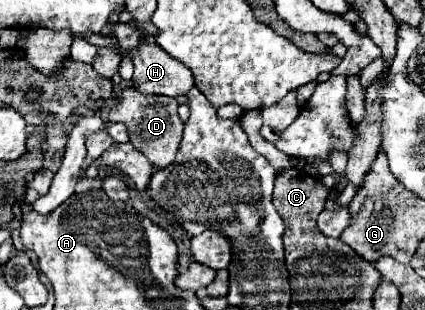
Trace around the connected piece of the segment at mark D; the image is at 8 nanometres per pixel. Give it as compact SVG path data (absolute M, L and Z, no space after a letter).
M126 87L118 103L112 107L110 121L124 123L128 127L130 143L138 151L142 151L156 169L164 169L174 161L178 145L182 141L182 129L184 129L184 123L178 117L176 99L164 97L164 95L144 95L136 87Z

